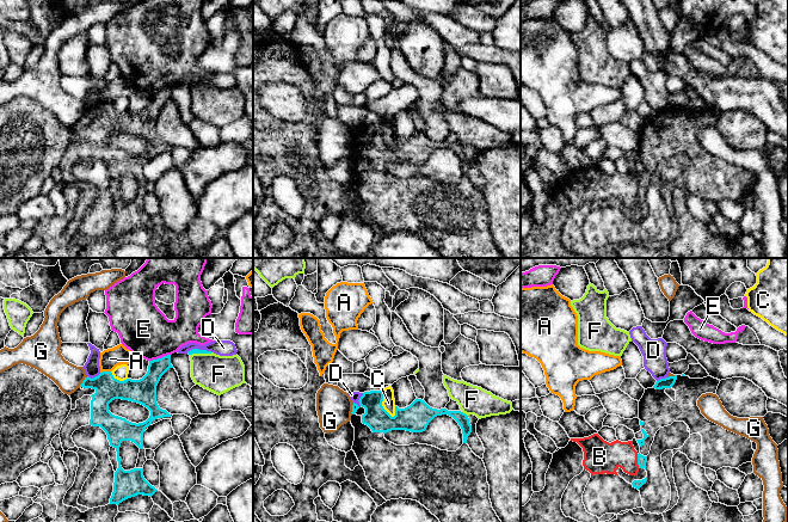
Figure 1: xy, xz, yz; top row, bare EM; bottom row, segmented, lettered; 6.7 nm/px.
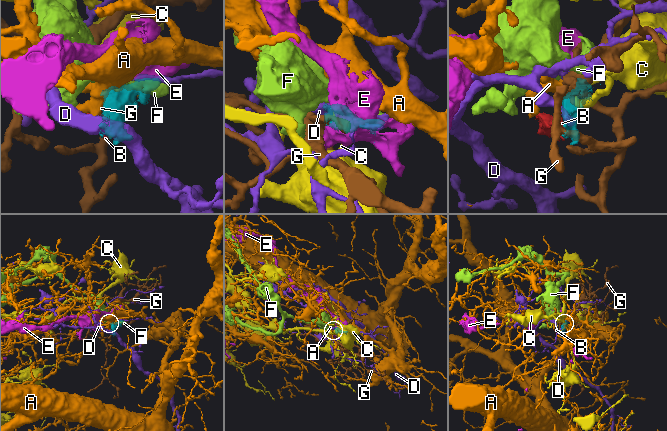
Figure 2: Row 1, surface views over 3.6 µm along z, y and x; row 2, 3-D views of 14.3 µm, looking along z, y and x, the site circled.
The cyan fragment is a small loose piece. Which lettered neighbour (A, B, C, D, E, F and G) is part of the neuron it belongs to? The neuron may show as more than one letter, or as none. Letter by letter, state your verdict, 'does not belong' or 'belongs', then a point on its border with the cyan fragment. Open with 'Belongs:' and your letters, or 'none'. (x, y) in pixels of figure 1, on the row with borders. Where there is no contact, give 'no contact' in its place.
Belongs: none
A: does not belong; contact xy (105, 372)
B: does not belong; contact yz (638, 461)
C: does not belong; contact xz (381, 404)
D: does not belong; contact xy (198, 349)
E: does not belong; contact xy (159, 358)
F: does not belong; contact xy (201, 352)
G: does not belong; contact xy (82, 381)

